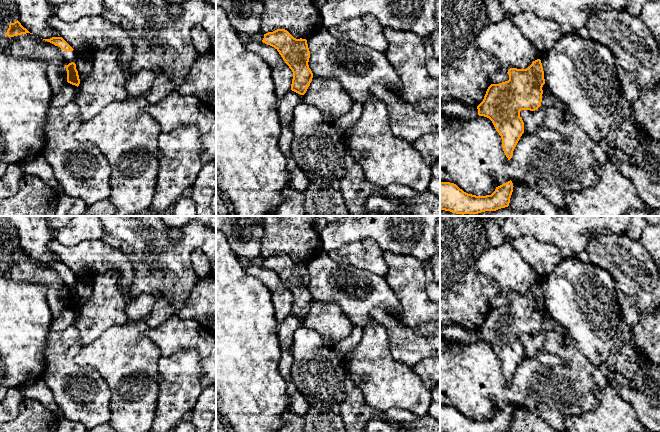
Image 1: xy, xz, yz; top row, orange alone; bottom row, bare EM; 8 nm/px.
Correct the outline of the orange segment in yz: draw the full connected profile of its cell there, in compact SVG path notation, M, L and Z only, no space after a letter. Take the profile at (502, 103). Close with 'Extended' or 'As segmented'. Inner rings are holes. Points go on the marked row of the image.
M540 59L526 69L510 68L507 73L509 80L491 84L477 109L479 116L492 121L501 136L503 151L510 160L524 133L520 111L535 111L541 106L545 79Z. As segmented

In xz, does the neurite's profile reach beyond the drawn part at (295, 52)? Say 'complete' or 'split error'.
complete

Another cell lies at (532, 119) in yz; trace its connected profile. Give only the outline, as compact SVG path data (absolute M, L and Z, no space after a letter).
M545 85L542 87L542 102L541 106L535 110L521 110L520 117L524 122L524 133L534 134L537 127L541 126L545 118L545 108L552 107L556 104L557 98L552 94Z

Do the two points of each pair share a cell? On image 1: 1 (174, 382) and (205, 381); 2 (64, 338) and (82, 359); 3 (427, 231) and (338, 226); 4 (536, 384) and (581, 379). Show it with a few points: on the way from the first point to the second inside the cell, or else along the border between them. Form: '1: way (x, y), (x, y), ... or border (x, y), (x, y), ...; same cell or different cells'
1: border (200, 357), (200, 387), (202, 390); different cells
2: border (82, 345), (74, 360), (95, 369); different cells
3: way (405, 228), (360, 228); same cell
4: way (547, 384), (570, 384); same cell

